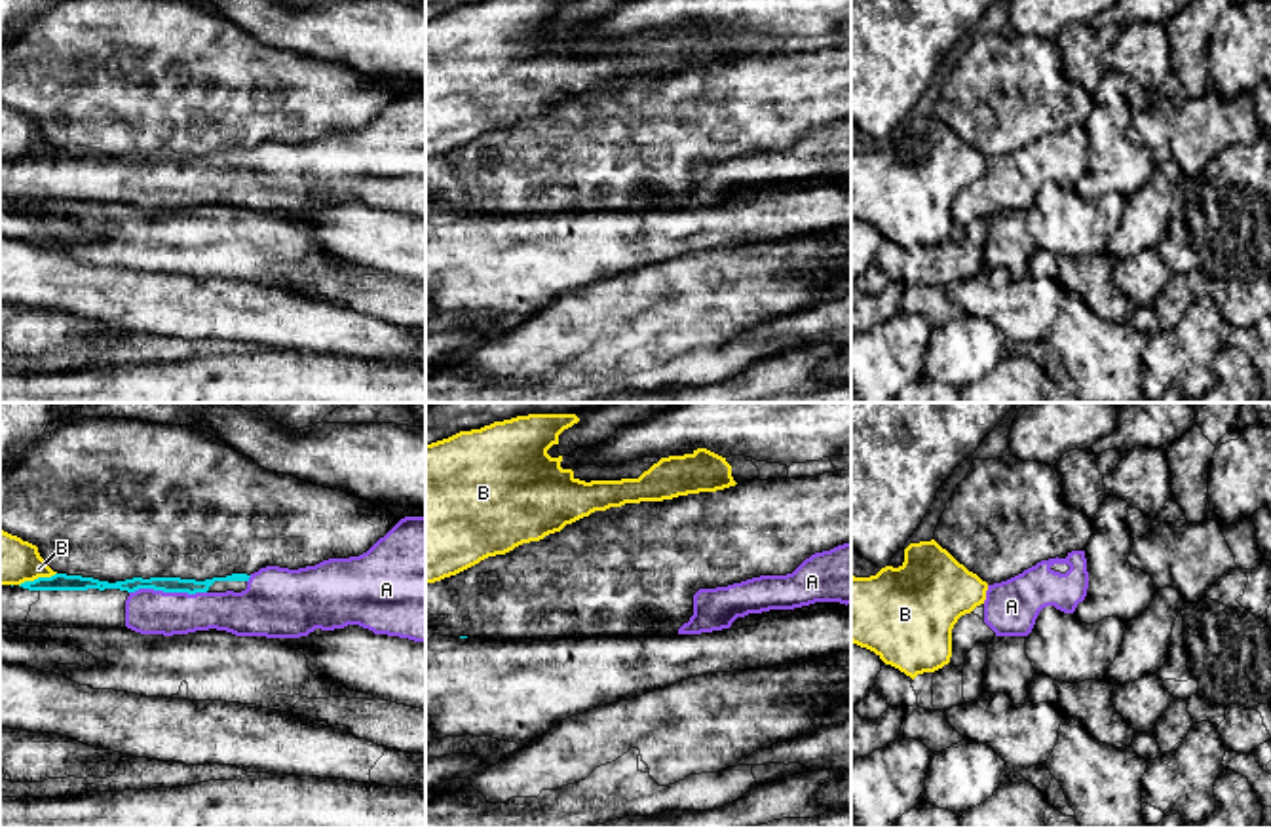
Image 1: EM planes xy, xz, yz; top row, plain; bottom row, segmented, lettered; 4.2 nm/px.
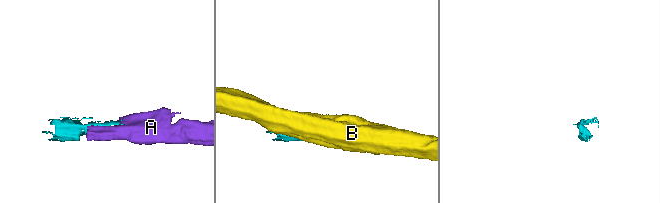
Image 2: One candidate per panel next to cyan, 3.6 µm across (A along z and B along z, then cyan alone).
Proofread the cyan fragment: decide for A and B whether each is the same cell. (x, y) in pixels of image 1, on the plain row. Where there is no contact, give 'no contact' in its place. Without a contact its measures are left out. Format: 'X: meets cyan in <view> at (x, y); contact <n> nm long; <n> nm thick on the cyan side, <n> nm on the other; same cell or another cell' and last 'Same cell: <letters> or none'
A: meets cyan in xy at (168, 166); contact 320 nm long; 60 nm thick on the cyan side, 190 nm on the other; same cell
B: meets cyan in xy at (38, 152); contact 170 nm long; 80 nm thick on the cyan side, 220 nm on the other; another cell
Same cell: A

